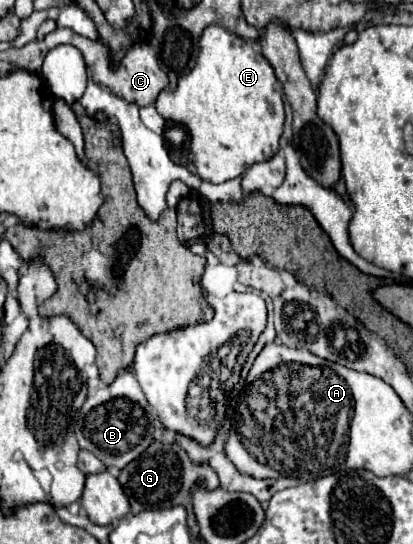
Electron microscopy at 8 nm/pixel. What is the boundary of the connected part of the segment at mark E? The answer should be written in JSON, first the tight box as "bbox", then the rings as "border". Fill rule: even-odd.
{"bbox":[156,24,284,184],"border":[[[218,24],[204,28],[194,70],[178,80],[176,92],[162,92],[156,110],[186,128],[190,172],[220,184],[238,178],[252,164],[270,160],[278,152],[284,130],[284,102],[272,66],[250,44]]]}

